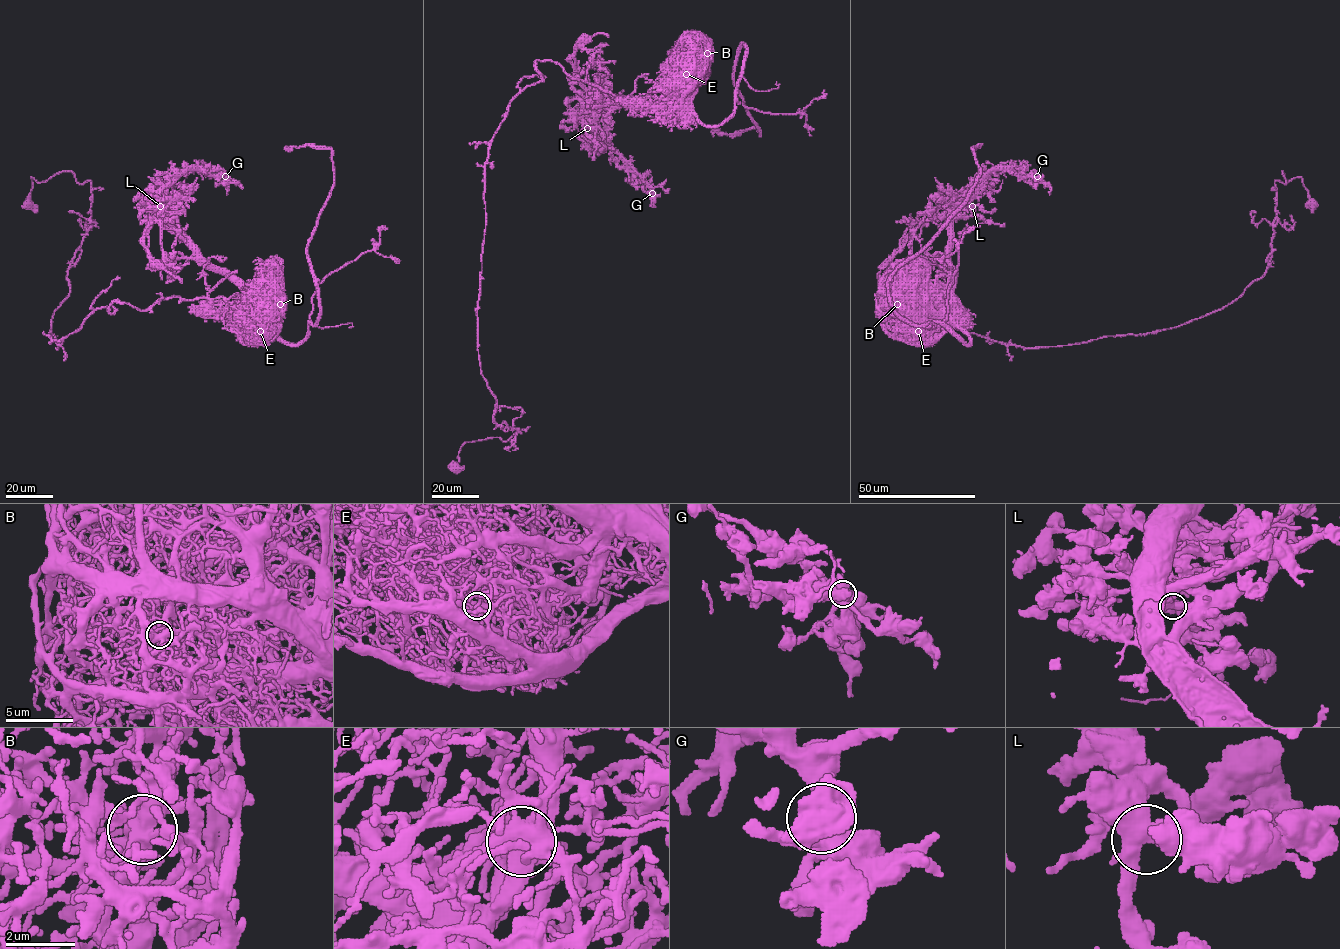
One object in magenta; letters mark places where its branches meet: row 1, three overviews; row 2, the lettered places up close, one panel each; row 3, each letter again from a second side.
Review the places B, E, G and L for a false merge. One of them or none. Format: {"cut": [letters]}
{"cut": ["B"]}

